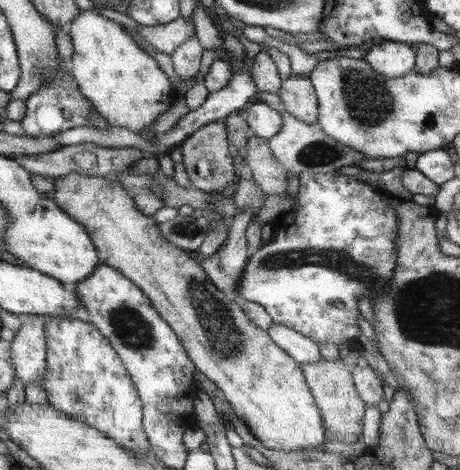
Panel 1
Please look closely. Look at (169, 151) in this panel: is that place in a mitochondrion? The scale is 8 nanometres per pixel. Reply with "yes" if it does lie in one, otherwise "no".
no

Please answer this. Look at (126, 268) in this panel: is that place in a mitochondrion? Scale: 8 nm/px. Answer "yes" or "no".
no

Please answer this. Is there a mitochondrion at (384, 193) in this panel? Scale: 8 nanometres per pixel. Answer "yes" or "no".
no

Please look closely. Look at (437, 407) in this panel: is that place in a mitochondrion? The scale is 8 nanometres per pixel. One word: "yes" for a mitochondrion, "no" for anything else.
no

